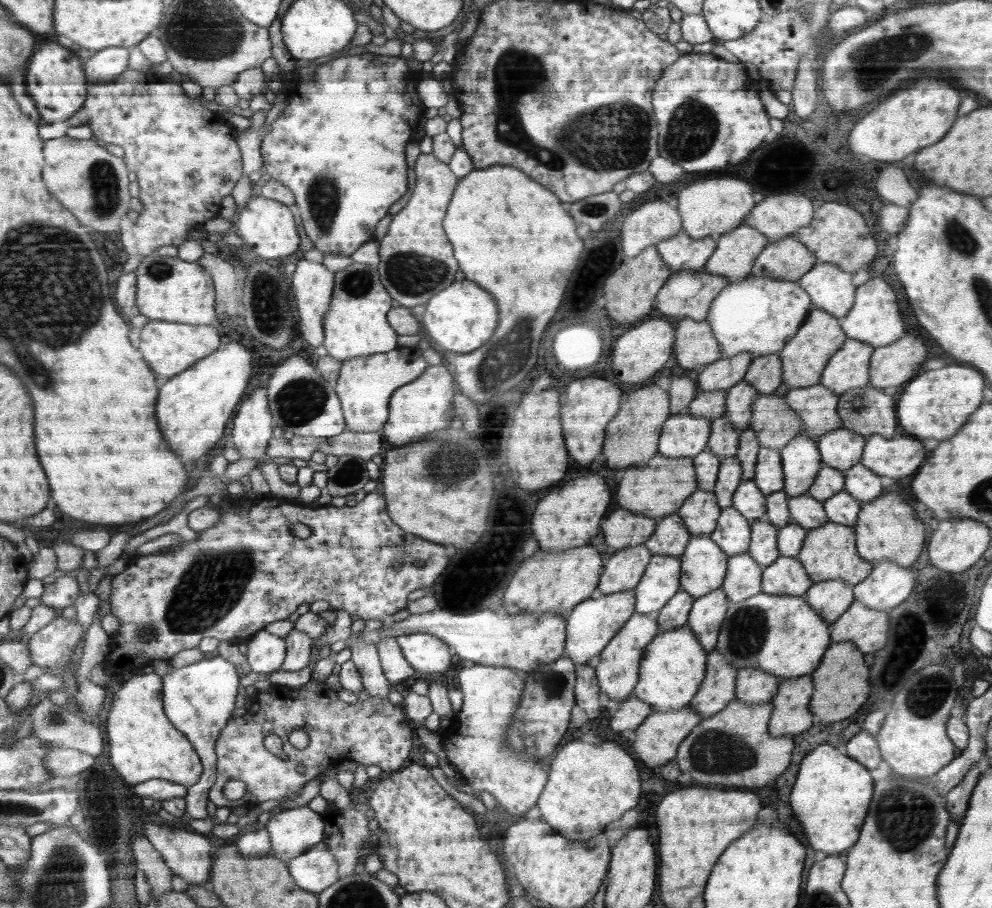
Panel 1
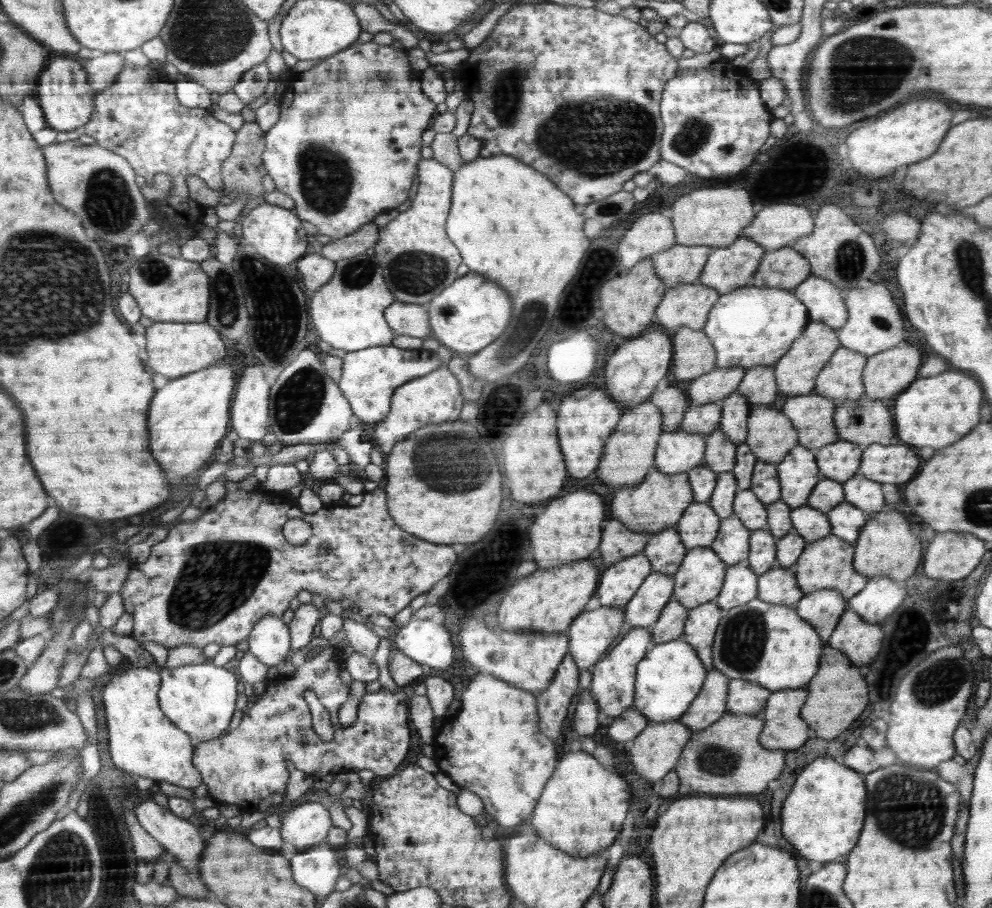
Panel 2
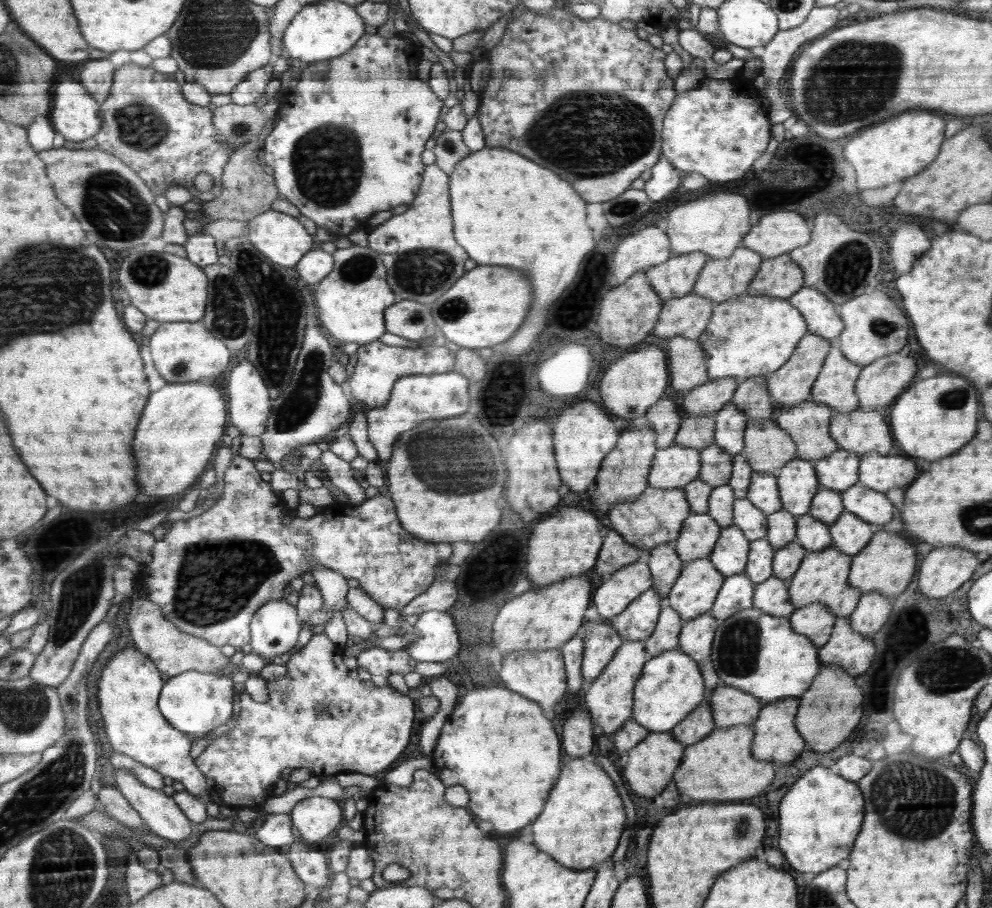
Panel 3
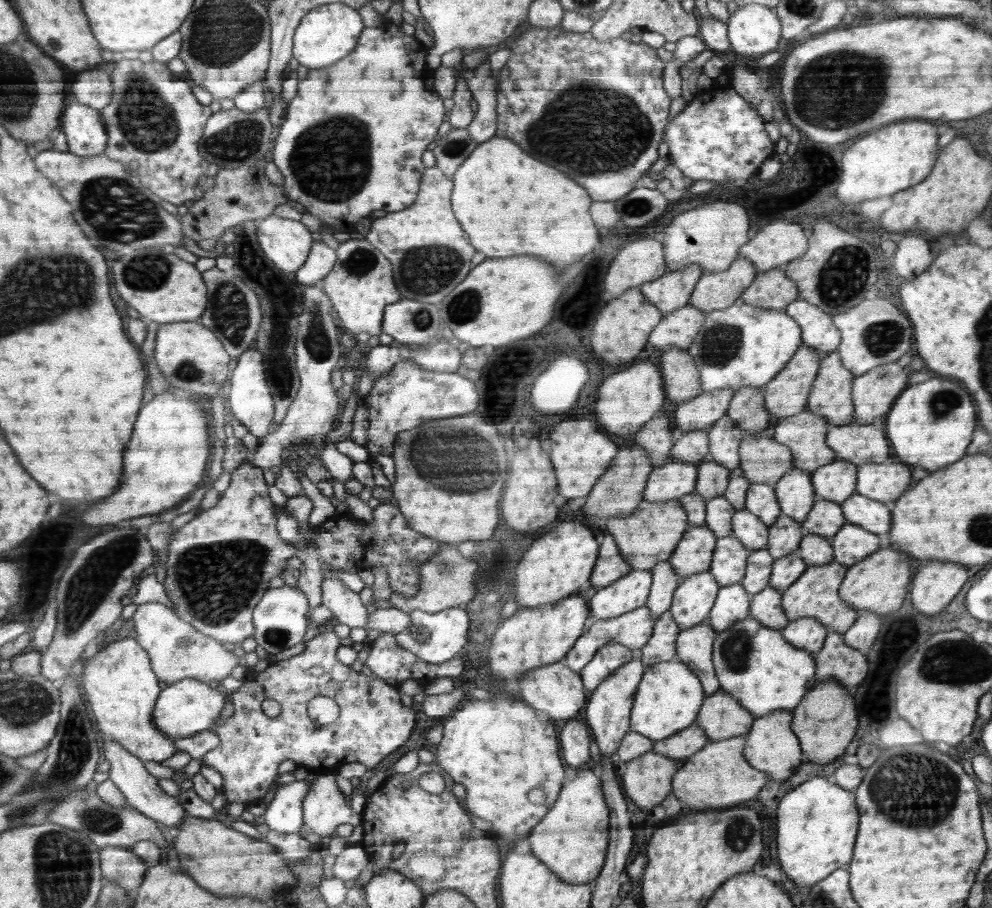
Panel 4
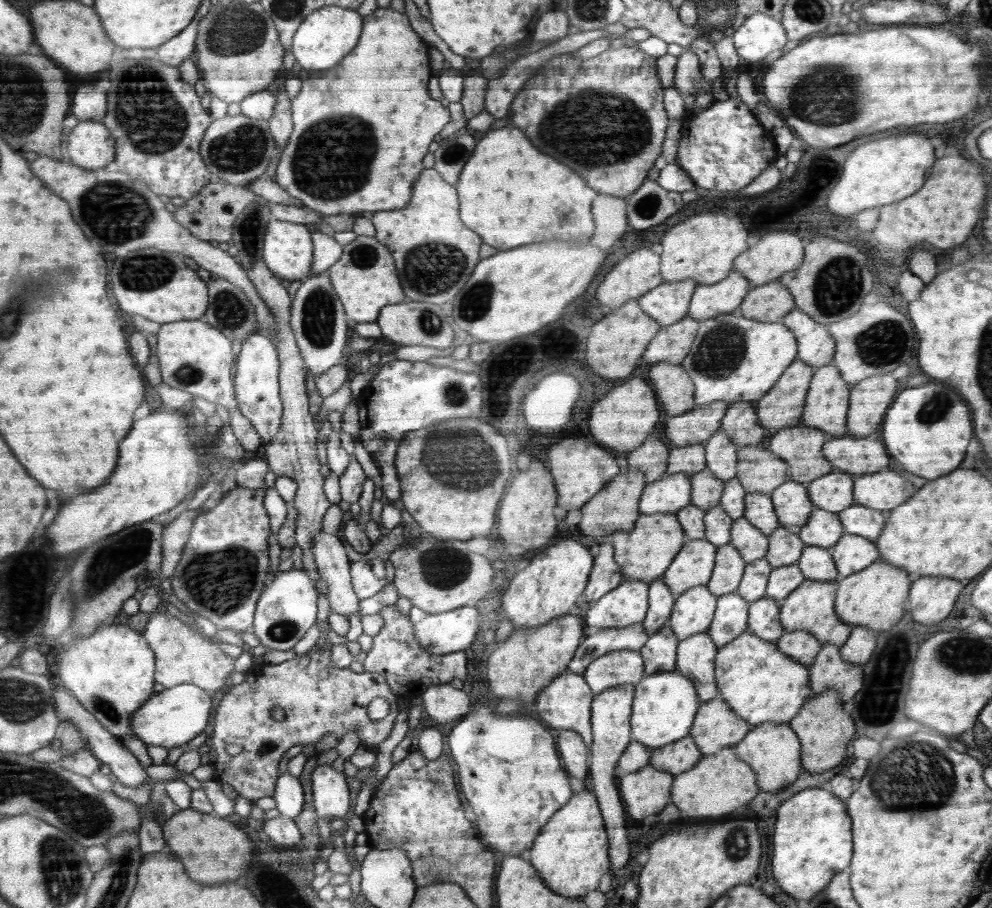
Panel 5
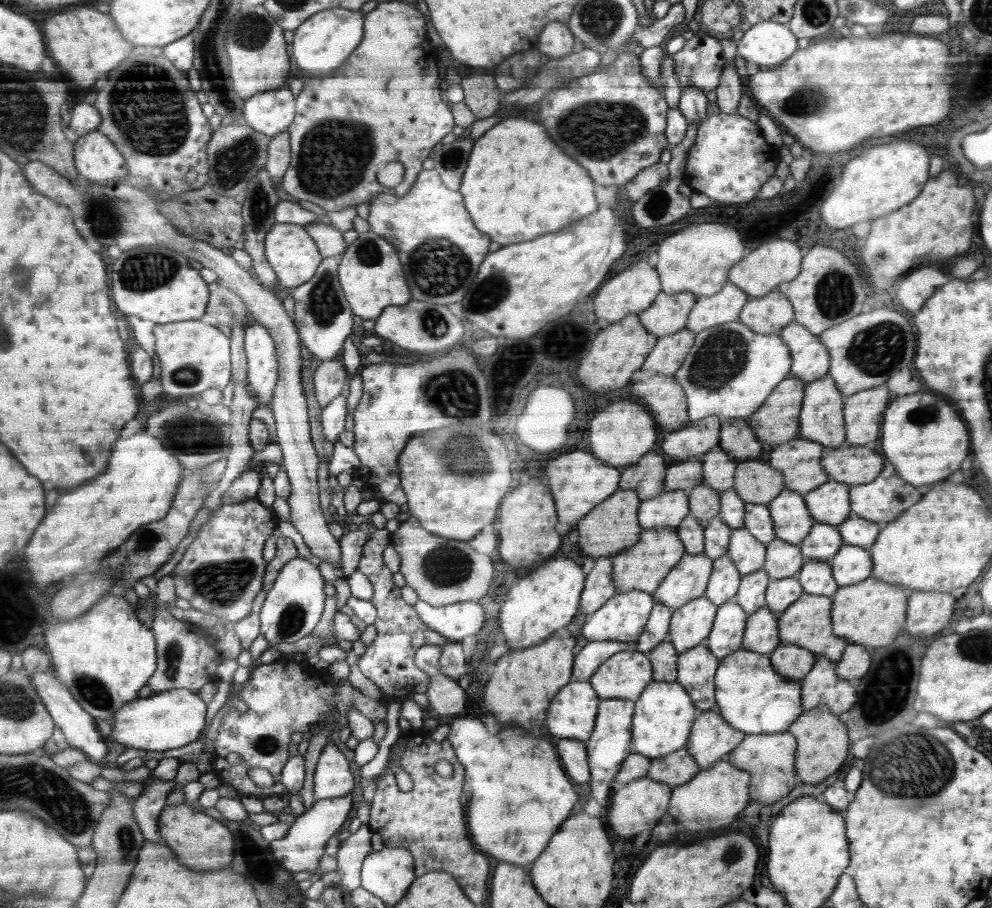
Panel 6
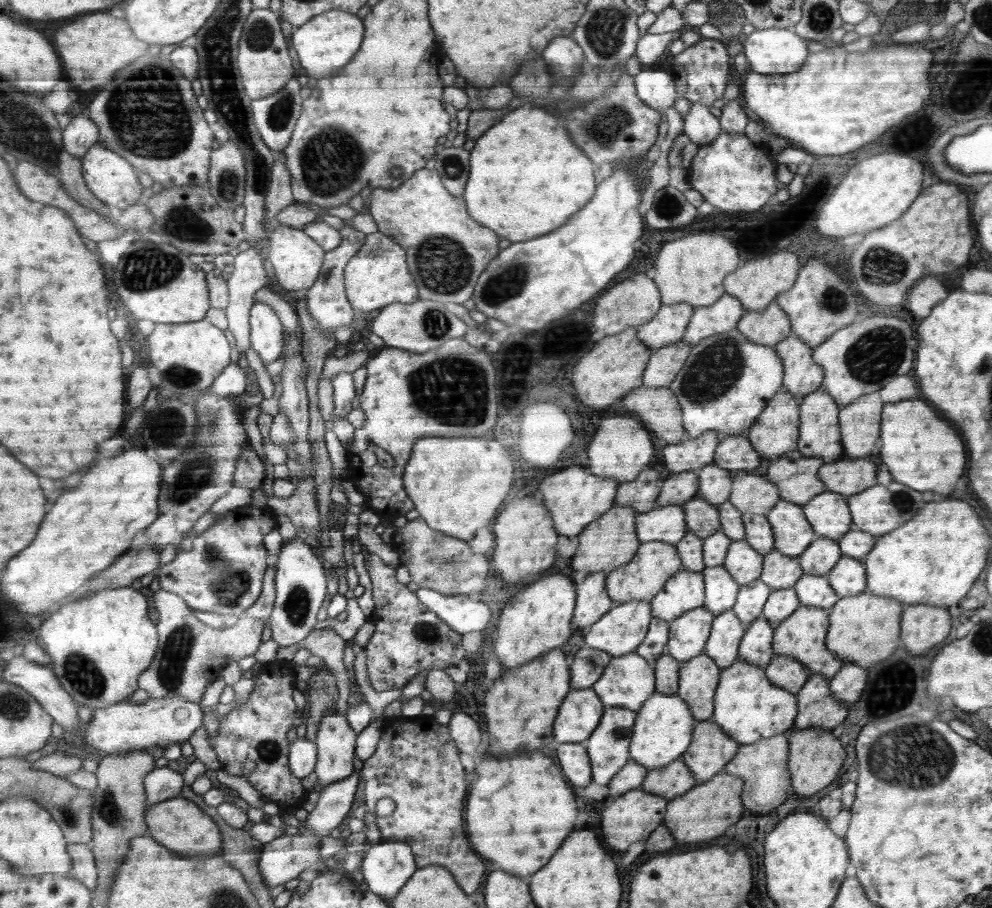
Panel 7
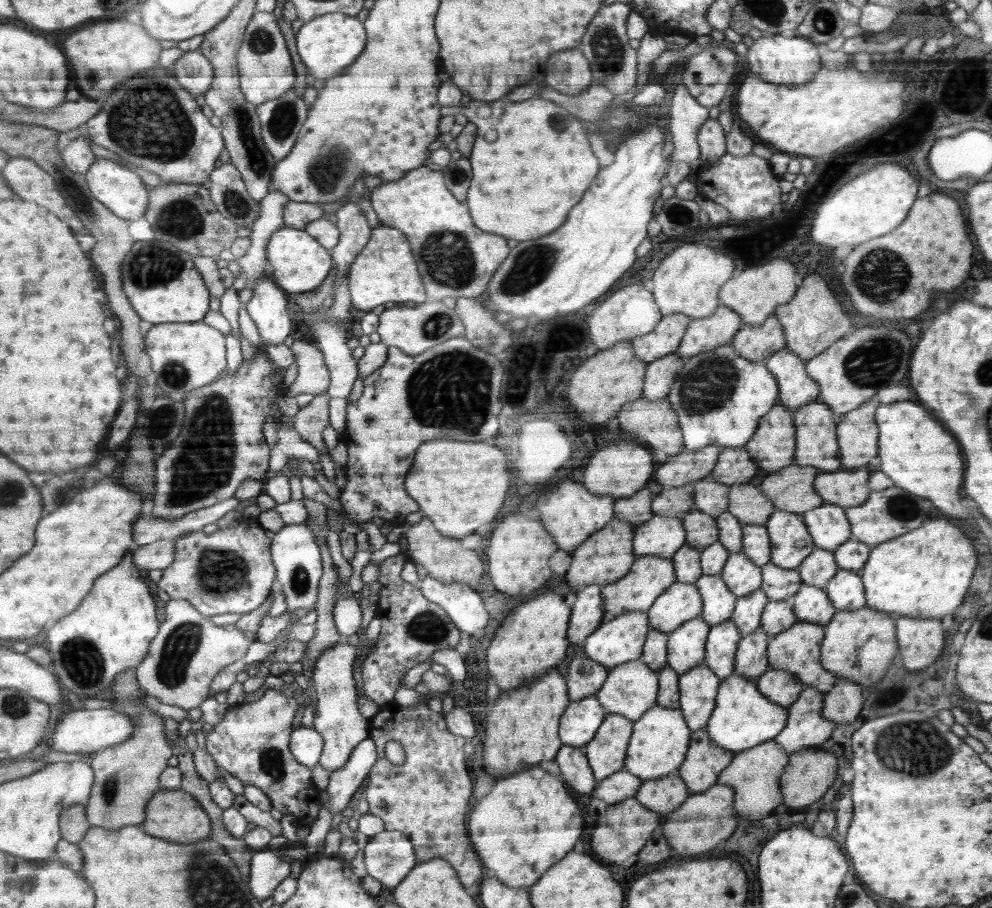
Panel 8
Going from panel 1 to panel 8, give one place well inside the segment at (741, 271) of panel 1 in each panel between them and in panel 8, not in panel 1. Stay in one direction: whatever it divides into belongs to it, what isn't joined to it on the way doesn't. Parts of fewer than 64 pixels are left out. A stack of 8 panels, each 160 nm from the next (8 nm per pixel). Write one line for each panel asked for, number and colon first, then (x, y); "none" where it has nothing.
2: (729, 268)
3: (720, 280)
4: (715, 291)
5: (710, 300)
6: (725, 306)
7: (724, 315)
8: (719, 329)

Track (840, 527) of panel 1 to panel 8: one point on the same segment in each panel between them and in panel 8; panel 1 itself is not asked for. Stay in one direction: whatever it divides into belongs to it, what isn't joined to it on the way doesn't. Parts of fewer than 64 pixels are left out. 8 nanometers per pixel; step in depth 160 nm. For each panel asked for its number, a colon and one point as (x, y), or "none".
2: (829, 562)
3: (823, 576)
4: (816, 593)
5: (811, 607)
6: (807, 623)
7: (802, 636)
8: (799, 649)

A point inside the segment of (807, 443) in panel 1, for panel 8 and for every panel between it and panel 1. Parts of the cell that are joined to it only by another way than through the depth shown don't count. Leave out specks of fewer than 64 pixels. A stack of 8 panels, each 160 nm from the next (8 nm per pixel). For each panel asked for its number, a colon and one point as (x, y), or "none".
2: (799, 474)
3: (798, 482)
4: (795, 492)
5: (792, 504)
6: (792, 519)
7: (793, 534)
8: (791, 541)

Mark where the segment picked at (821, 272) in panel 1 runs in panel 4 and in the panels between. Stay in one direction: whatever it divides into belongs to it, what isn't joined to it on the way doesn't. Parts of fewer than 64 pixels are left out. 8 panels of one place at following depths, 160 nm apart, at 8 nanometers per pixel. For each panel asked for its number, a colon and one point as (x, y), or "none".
2: (822, 296)
3: (818, 310)
4: (819, 331)

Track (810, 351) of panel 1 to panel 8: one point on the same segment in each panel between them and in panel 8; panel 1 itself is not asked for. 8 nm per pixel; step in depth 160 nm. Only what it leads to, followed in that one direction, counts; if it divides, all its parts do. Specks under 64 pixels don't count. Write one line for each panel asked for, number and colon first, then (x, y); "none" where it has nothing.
2: (796, 373)
3: (790, 385)
4: (785, 395)
5: (781, 407)
6: (776, 422)
7: (775, 432)
8: (771, 447)

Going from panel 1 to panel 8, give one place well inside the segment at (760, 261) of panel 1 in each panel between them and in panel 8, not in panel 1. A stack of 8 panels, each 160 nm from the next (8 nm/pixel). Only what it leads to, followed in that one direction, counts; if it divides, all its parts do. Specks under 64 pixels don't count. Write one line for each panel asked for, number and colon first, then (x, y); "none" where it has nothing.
2: (785, 268)
3: (781, 277)
4: (774, 290)
5: (771, 302)
6: (764, 314)
7: (769, 327)
8: (755, 343)

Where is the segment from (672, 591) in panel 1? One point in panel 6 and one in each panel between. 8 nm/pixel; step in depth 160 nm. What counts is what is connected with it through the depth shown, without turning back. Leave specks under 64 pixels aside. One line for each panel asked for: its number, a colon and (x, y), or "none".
2: (644, 610)
3: (638, 621)
4: (633, 629)
5: (599, 643)
6: (595, 653)

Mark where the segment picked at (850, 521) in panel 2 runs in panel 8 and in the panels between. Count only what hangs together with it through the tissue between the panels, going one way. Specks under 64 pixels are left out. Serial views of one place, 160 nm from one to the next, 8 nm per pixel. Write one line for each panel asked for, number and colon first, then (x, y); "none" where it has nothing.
3: (850, 533)
4: (852, 543)
5: (852, 553)
6: (851, 564)
7: (848, 577)
8: (846, 590)

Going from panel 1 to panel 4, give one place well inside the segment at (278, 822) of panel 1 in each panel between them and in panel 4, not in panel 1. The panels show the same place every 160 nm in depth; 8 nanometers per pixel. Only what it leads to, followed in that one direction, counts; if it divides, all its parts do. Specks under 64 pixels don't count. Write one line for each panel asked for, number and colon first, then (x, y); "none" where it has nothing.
2: (305, 824)
3: (316, 817)
4: (325, 807)

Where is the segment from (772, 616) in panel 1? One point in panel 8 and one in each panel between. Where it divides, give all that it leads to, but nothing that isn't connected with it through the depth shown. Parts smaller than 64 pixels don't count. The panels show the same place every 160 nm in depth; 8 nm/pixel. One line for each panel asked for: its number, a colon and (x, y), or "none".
2: (768, 644)
3: (754, 651)
4: (754, 663)
5: (762, 685)
6: (752, 697)
7: (748, 707)
8: (744, 717)

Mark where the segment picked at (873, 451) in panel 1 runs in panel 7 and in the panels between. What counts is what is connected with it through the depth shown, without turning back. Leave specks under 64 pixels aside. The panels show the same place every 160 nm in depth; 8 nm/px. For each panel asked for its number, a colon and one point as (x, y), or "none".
2: (894, 463)
3: (881, 473)
4: (886, 482)
5: (884, 491)
6: (883, 500)
7: (880, 509)

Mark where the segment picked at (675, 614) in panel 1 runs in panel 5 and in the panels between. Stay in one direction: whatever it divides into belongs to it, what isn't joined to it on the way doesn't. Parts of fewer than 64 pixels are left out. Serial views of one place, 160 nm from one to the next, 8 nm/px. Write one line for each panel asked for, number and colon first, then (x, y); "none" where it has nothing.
2: (670, 625)
3: (665, 637)
4: (661, 647)
5: (660, 653)

